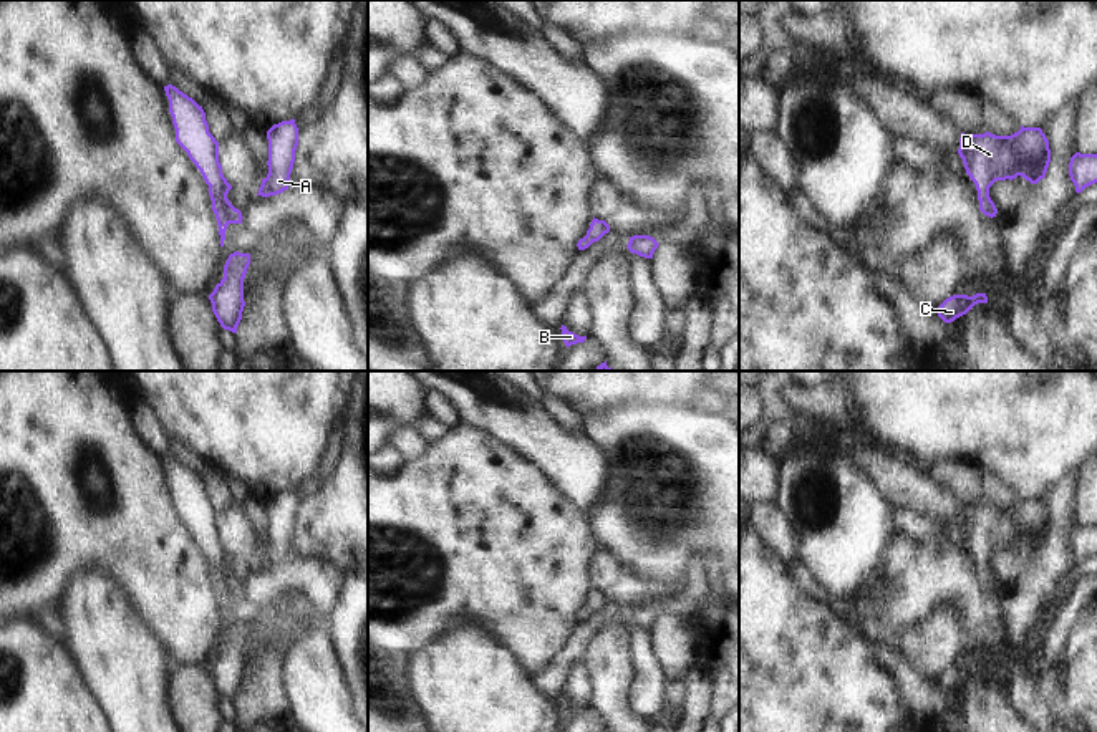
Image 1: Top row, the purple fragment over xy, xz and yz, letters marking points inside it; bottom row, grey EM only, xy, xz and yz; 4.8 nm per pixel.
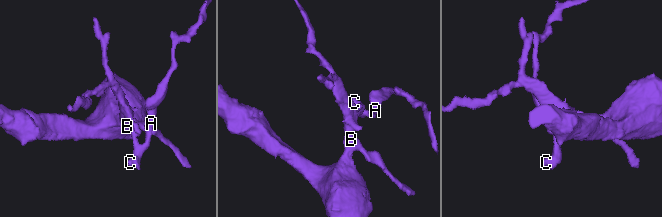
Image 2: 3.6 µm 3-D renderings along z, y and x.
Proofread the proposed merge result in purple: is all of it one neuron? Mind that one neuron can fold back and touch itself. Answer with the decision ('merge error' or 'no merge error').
no merge error

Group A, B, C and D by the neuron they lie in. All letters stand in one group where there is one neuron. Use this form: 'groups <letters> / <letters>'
groups A B C D

